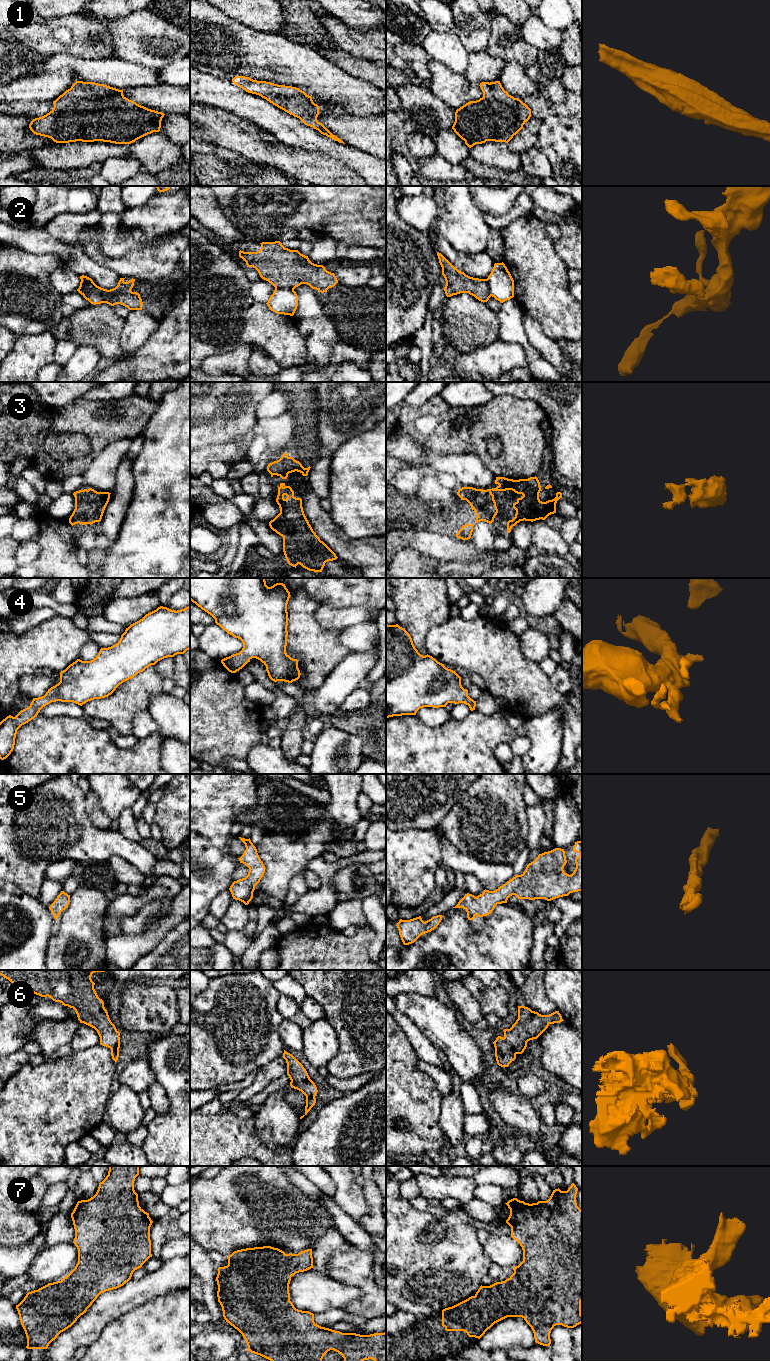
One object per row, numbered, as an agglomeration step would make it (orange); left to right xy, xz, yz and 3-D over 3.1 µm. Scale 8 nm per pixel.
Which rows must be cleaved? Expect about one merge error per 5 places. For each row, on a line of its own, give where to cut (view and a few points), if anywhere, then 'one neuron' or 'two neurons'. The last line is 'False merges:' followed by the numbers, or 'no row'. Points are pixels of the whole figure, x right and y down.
1: cut none; one neuron
2: cut xz (275, 288), (291, 288), (293, 290); two neurons
3: cut none; one neuron
4: cut none; one neuron
5: cut none; one neuron
6: cut none; one neuron
7: cut none; one neuron
False merges: 2

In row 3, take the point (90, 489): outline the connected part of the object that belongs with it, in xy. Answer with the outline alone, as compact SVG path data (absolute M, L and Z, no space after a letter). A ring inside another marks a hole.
M92 488L74 492L75 509L69 518L69 523L73 526L78 523L91 525L100 522L110 494L109 492L97 492Z

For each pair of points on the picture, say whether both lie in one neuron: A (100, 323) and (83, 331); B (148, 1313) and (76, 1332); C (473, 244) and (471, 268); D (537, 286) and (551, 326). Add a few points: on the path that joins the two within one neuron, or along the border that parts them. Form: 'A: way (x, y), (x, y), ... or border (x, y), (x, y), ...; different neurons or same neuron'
A: way (96, 325), (87, 327); same neuron
B: border (127, 1312), (111, 1320), (93, 1343); different neurons
C: border (450, 245), (458, 252), (469, 255), (484, 251); different neurons
D: way (545, 296), (551, 304), (551, 316); same neuron

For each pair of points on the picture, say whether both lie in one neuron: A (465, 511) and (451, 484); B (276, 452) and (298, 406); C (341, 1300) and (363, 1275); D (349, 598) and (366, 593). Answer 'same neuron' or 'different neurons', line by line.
A: same neuron
B: same neuron
C: different neurons
D: same neuron

